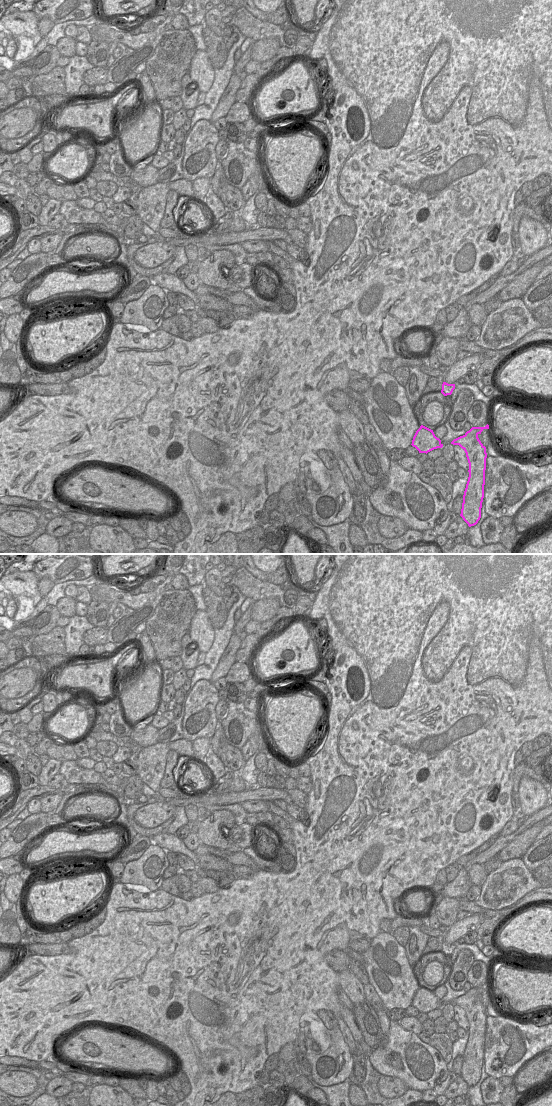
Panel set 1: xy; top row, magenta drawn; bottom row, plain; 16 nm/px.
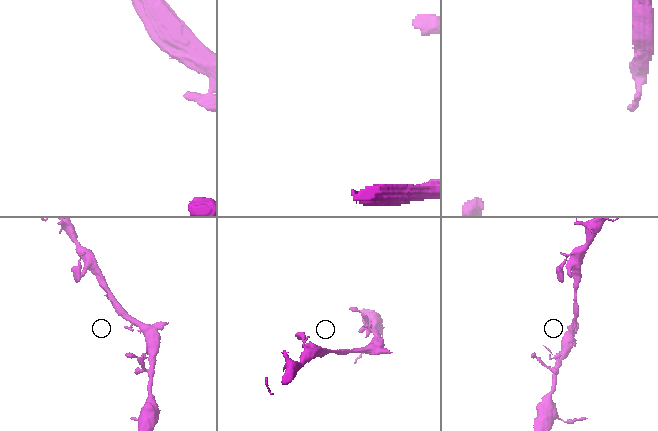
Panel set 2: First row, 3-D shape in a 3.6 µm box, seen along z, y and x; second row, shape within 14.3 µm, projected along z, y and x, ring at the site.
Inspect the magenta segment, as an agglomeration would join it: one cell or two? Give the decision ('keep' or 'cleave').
keep

